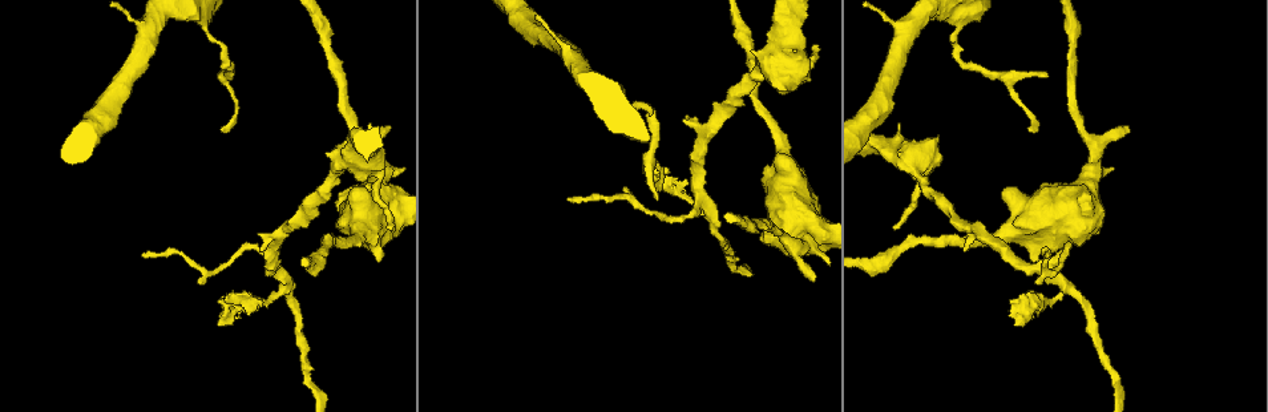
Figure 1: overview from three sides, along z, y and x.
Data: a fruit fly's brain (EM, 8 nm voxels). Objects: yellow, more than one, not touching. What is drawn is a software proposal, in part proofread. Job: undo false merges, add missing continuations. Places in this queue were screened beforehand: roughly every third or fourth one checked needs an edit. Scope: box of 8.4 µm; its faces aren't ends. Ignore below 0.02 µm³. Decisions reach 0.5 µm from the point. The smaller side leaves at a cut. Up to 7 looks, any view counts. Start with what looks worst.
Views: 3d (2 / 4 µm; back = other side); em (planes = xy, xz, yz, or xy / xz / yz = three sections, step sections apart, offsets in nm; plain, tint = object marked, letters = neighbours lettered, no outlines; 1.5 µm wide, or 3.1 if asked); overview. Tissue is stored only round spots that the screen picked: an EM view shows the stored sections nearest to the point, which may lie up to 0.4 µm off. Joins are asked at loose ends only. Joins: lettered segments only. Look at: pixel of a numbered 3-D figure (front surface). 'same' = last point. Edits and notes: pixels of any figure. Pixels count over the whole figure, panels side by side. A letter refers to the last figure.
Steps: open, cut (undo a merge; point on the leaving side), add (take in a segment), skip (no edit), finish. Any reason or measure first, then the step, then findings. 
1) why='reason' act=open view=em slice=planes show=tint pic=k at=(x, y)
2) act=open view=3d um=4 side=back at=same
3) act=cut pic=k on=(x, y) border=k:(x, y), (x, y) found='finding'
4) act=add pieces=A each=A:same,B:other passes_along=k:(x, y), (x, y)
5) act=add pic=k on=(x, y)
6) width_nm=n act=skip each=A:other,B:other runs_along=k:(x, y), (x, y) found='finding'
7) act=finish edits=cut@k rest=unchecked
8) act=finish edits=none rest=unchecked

why='stops while still wide' act=open view=3d um=2 pic=1 at=(376, 261)

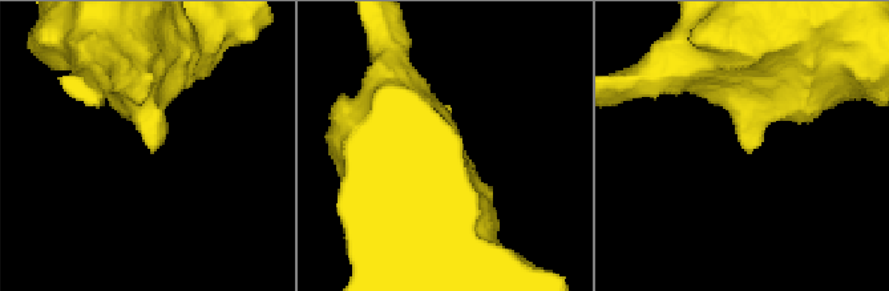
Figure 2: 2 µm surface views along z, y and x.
why='now the EM' act=open view=em slice=xz step=8 show=tint pic=2 at=(749, 149)

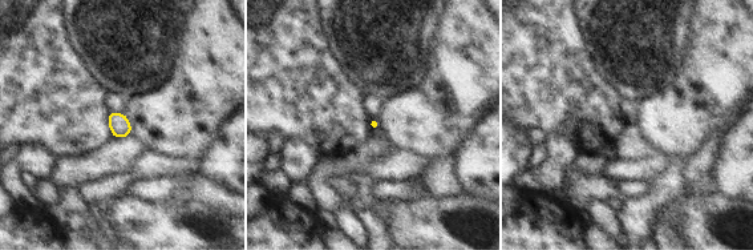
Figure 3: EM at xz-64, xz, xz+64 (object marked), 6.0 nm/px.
act=open view=em slice=planes show=letters at=same

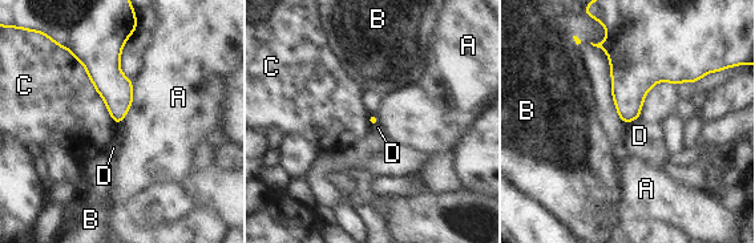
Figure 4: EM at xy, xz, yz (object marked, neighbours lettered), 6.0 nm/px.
longest_contact=C:600nm act=skip each=A:other,B:other,C:other,D:other border=4:(638, 117), (628, 125) found='none of them fits'

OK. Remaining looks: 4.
why='branch stops here' act=open view=3d um=4 pic=1 at=(1031, 132)

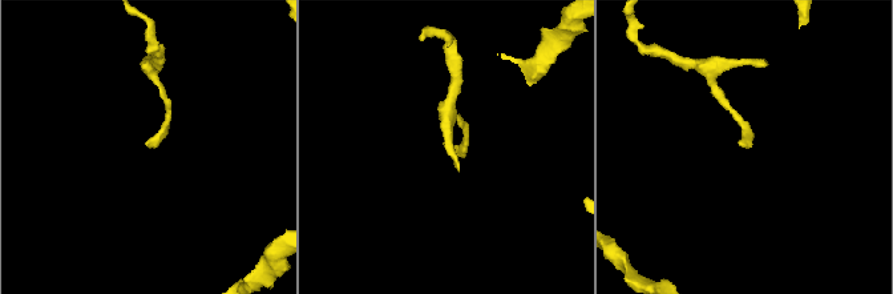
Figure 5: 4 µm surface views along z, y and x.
act=open view=em slice=xz step=4 show=letters pic=5 at=(443, 143)

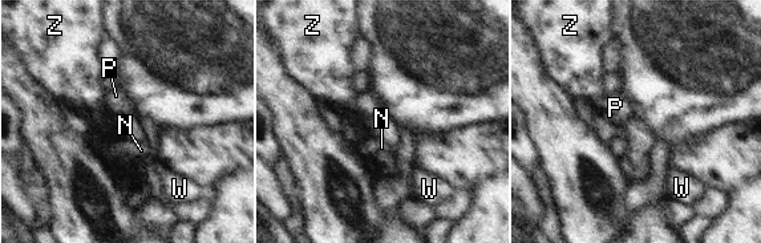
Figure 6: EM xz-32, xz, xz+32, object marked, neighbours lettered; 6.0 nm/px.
act=open view=em slice=planes show=letters at=same

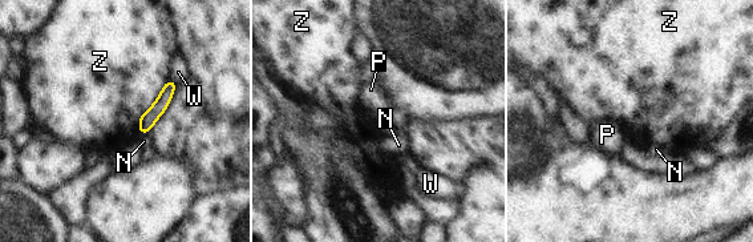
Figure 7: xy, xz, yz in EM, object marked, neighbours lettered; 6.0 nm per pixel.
act=skip each=N:other,P:other,W:other,Z:other border=7:(169, 79), (140, 117), (140, 133) found='none of them fits'

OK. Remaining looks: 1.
why='a narrow waist' act=open view=em slice=yz step=4 show=letters pic=1 at=(644, 103)

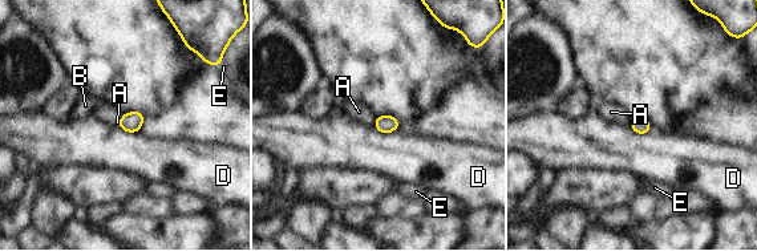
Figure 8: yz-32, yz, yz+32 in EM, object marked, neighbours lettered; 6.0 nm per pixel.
longest_contact=D:170nm act=skip each=A:other,B:other,D:other,E:other border=8:(373, 126), (383, 133), (400, 126) found='one neuron here'

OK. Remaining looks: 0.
act=finish edits=none rest=unchecked

